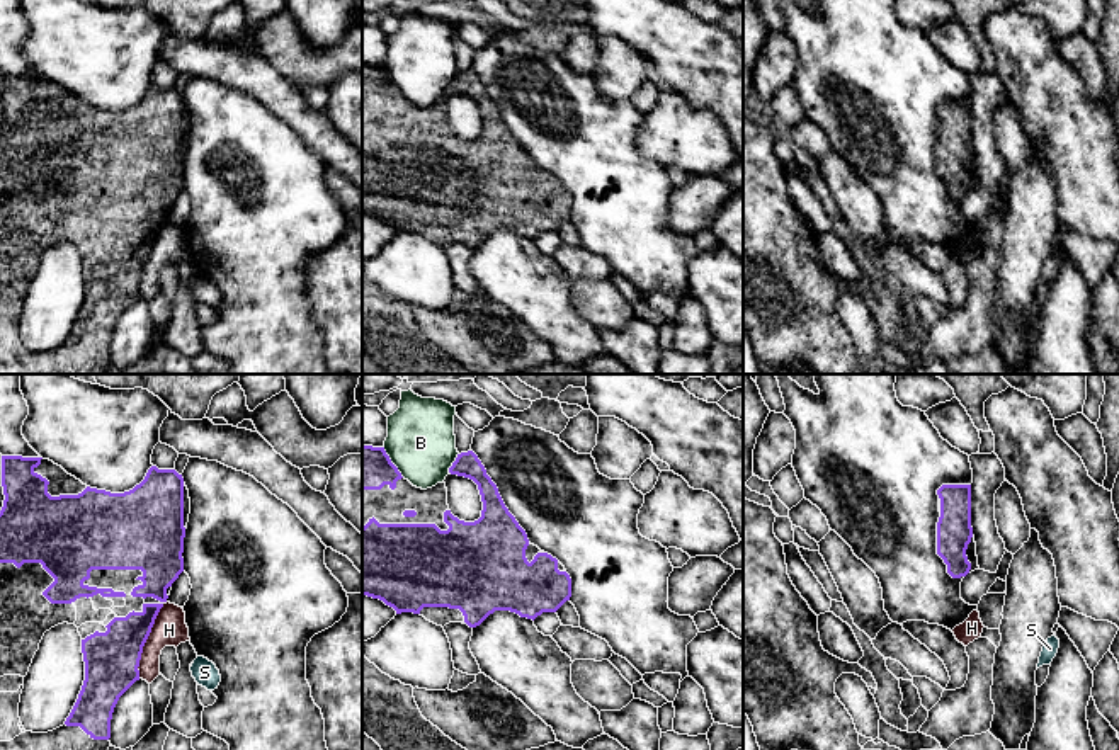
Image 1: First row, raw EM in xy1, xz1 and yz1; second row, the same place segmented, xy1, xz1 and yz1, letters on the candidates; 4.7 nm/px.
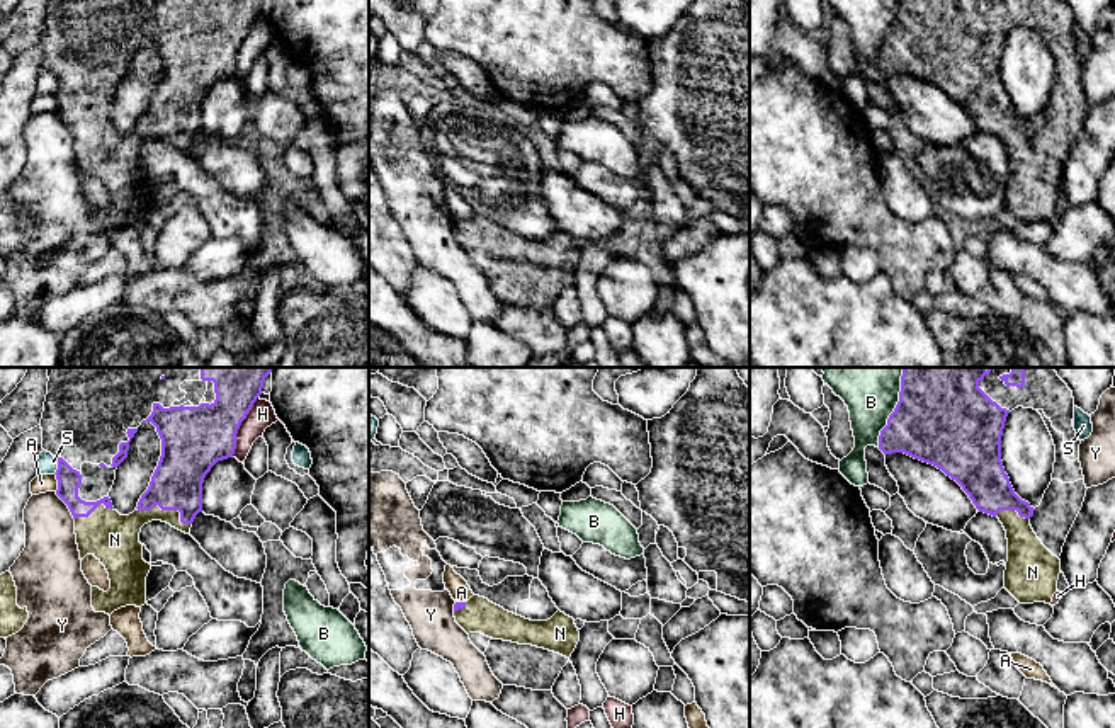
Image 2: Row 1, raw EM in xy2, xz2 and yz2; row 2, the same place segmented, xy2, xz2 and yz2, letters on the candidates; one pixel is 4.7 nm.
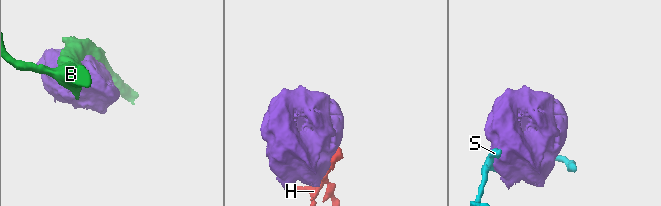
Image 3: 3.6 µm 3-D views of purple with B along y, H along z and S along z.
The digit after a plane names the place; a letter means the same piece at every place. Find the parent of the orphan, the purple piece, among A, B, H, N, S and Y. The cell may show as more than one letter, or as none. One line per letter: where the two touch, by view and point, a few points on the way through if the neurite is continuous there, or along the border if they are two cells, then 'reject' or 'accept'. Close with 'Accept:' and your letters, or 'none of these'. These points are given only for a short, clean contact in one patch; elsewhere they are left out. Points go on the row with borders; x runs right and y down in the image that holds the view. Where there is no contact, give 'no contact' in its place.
A: xy2 (58, 482) | reject
B: yz2 (896, 407) | reject
H: xy1 (145, 642) | reject
N: xy2 (167, 509) | accept
S: xy2 (58, 466) | reject
Y: xy2 (67, 504) | along xy2 (55, 492), (73, 519) | reject
Accept: N

